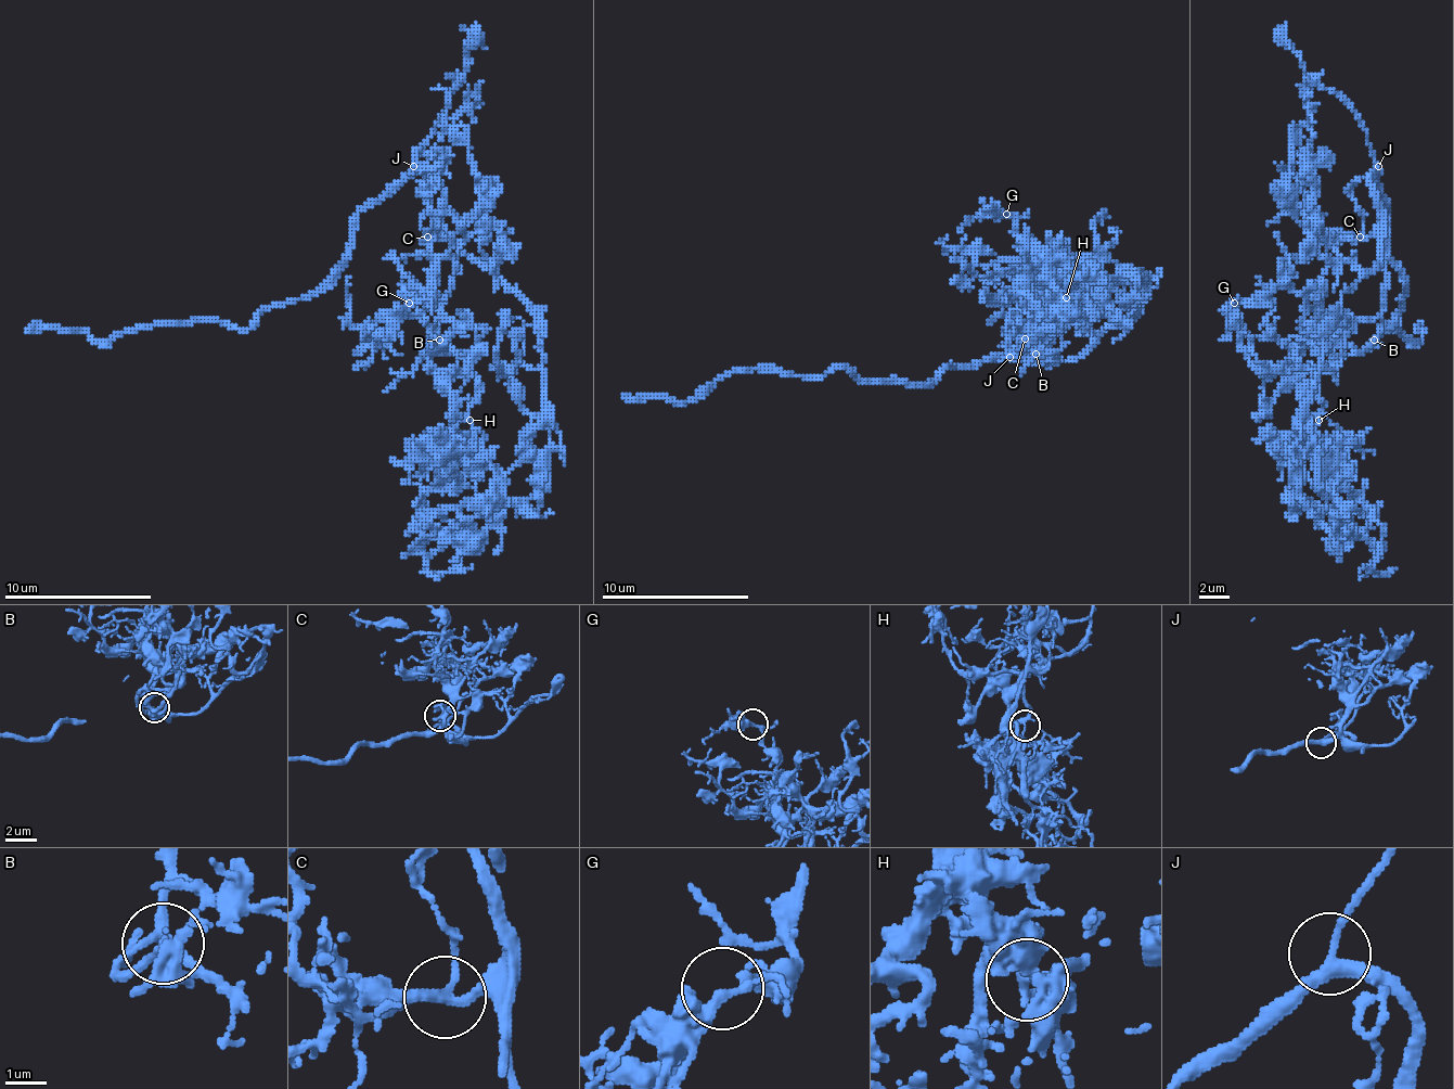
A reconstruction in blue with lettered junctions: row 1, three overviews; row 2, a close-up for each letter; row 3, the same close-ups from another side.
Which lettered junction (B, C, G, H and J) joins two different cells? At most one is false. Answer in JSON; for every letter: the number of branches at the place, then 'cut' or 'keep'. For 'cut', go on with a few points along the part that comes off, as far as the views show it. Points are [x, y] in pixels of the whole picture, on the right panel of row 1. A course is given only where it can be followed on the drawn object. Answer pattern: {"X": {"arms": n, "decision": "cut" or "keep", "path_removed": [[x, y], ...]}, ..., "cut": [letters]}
{"B": {"arms": 3, "decision": "keep"}, "C": {"arms": 3, "decision": "keep"}, "G": {"arms": 3, "decision": "keep"}, "H": {"arms": 3, "decision": "cut", "path_removed": [[1319, 421], [1334, 479], [1367, 517], [1337, 532], [1381, 554], [1381, 542], [1378, 573], [1397, 568]]}, "J": {"arms": 3, "decision": "keep"}, "cut": ["H"]}

